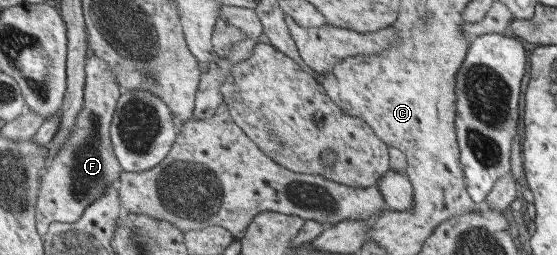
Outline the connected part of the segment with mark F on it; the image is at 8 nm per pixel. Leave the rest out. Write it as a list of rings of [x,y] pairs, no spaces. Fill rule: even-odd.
[[[95,56],[88,57],[86,73],[85,104],[81,114],[78,114],[76,129],[41,178],[38,227],[45,236],[52,223],[79,222],[87,205],[99,198],[121,176],[122,170],[114,155],[110,129],[122,86],[119,86],[117,76],[108,64]]]

